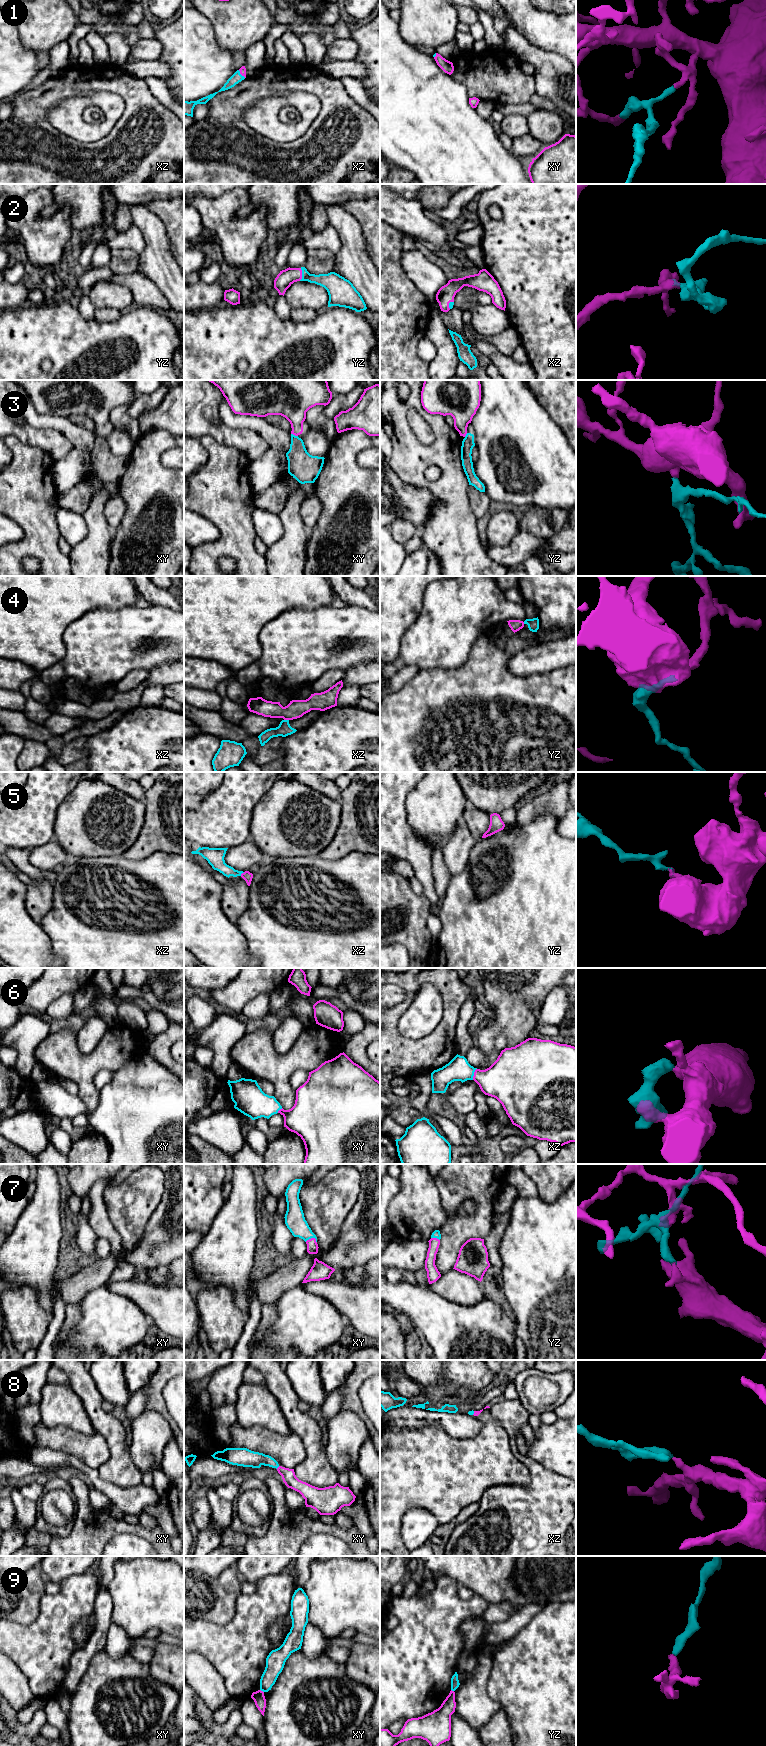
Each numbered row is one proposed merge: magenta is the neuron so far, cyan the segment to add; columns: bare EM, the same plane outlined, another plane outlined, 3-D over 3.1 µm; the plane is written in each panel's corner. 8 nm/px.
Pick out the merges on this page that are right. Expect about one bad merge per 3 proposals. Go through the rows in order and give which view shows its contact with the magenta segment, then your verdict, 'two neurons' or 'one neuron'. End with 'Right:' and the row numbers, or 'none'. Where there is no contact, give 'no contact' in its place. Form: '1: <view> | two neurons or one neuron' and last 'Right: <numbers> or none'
1: xz | one neuron
2: yz | one neuron
3: xy | two neurons
4: xz | two neurons
5: xz | one neuron
6: xz | one neuron
7: xy | one neuron
8: xy | one neuron
9: xy | two neurons
Right: 1, 2, 5, 6, 7, 8

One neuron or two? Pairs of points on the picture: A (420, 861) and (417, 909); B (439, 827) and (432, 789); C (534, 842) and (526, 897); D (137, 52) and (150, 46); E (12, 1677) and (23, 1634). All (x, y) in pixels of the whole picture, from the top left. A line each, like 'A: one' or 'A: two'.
A: two
B: one
C: one
D: one
E: two

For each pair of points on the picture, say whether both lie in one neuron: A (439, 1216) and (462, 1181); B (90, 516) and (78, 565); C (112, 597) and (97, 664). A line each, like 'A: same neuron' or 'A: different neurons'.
A: different neurons
B: same neuron
C: different neurons

